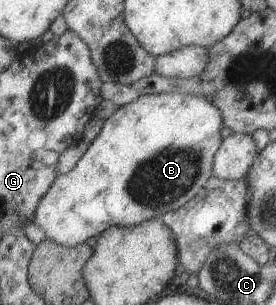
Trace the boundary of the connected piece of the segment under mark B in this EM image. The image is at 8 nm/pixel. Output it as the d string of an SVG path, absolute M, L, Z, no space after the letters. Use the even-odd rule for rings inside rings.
M179 92L144 95L135 101L118 107L105 120L103 128L86 148L85 153L79 158L75 167L70 172L63 172L63 174L57 176L56 180L49 186L48 192L36 205L32 222L45 232L45 239L63 247L73 247L77 244L85 243L92 236L98 236L109 226L134 226L151 218L158 219L168 211L175 211L177 208L183 207L200 192L200 189L212 176L214 155L222 142L220 130L223 126L220 111L209 100L205 97Z

